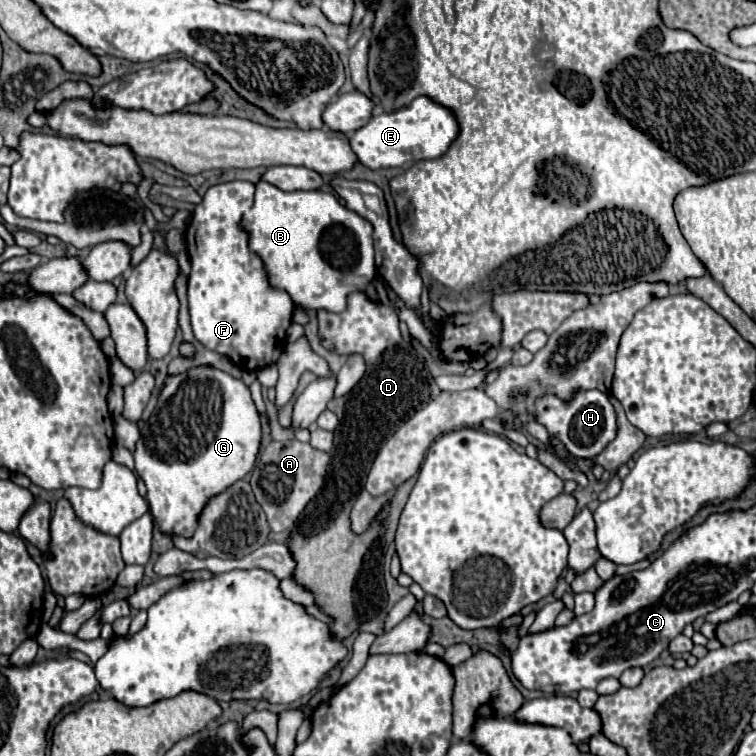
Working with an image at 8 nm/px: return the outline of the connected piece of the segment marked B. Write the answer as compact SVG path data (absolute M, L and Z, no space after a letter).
M259 181L255 203L241 217L241 229L249 237L249 249L261 257L269 285L287 291L293 303L303 309L341 313L347 307L347 295L363 291L377 275L371 223L349 211L331 193L287 193Z

